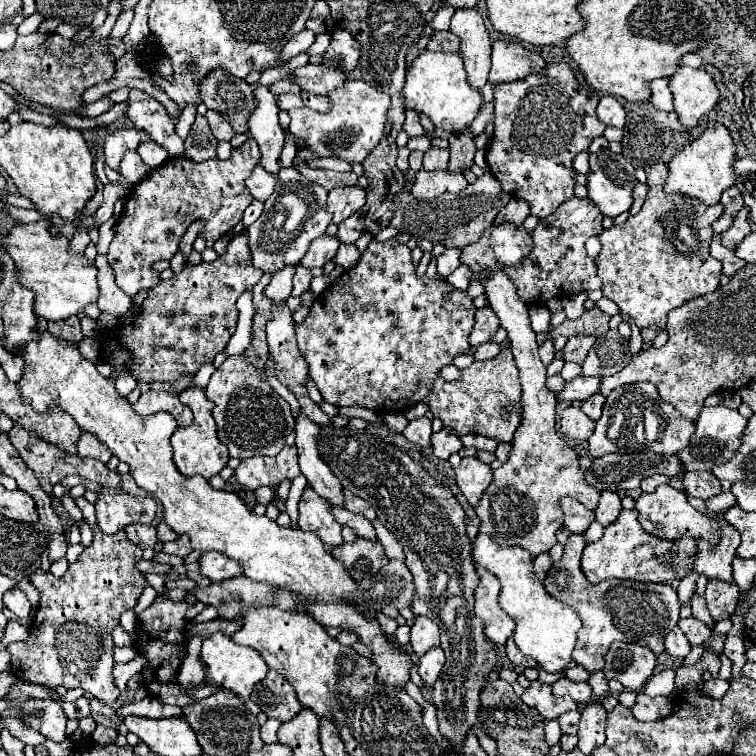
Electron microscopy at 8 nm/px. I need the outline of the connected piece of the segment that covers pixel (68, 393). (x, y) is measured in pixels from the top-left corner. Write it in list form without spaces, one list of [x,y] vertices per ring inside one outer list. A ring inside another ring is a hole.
[[[43,331],[39,341],[31,341],[21,353],[25,359],[25,375],[19,381],[21,395],[31,401],[35,413],[45,413],[49,407],[59,407],[69,413],[83,433],[93,433],[101,443],[105,443],[111,455],[129,465],[129,473],[137,485],[161,501],[165,523],[179,535],[187,535],[193,549],[199,551],[219,551],[229,559],[243,563],[243,575],[255,581],[267,581],[269,585],[279,585],[293,589],[295,593],[315,597],[309,609],[321,625],[341,627],[345,631],[355,631],[361,635],[361,643],[371,647],[373,661],[379,671],[377,677],[385,685],[403,687],[409,681],[409,669],[413,665],[407,651],[391,647],[387,637],[381,633],[377,621],[365,621],[359,609],[351,609],[339,601],[339,595],[347,589],[355,589],[351,575],[331,557],[331,551],[315,537],[301,529],[279,527],[267,517],[257,517],[247,509],[243,499],[235,493],[217,491],[203,477],[183,477],[171,461],[169,439],[177,429],[175,419],[169,413],[155,413],[141,417],[133,411],[127,399],[123,399],[113,383],[101,377],[95,363],[81,357],[79,349]]]

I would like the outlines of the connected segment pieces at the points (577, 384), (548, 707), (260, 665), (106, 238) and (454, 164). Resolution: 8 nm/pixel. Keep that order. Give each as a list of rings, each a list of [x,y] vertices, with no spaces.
[[[577,377],[573,381],[569,381],[565,385],[565,389],[559,393],[559,401],[567,399],[567,401],[585,401],[587,397],[591,397],[593,393],[599,391],[599,383],[601,377]]]
[[[533,681],[531,687],[523,693],[521,699],[529,707],[535,707],[545,721],[557,719],[565,711],[577,709],[577,703],[573,703],[569,697],[555,697],[551,693],[551,687],[549,685],[543,685],[539,681]]]
[[[213,633],[209,635],[205,641],[203,641],[203,647],[201,647],[201,655],[203,655],[203,661],[207,663],[207,675],[221,687],[233,691],[235,695],[239,695],[241,699],[249,699],[253,687],[265,679],[269,667],[265,665],[263,657],[251,649],[251,647],[241,647],[237,643],[231,641],[231,637],[223,635],[223,633]]]
[[[115,217],[109,219],[107,223],[103,223],[103,225],[99,227],[99,243],[97,243],[97,251],[99,251],[101,255],[107,253],[107,247],[109,247],[109,243],[111,243],[113,233],[115,233]]]
[[[469,131],[459,133],[457,137],[449,137],[449,171],[451,173],[463,173],[465,169],[471,169],[473,155],[475,155],[475,141],[469,135]]]

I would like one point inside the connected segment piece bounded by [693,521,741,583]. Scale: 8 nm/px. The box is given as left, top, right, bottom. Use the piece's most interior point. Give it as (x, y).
(715, 564)

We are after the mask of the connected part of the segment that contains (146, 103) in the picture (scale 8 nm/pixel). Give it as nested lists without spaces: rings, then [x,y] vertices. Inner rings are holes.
[[[131,89],[125,115],[135,129],[145,131],[155,143],[163,145],[171,157],[183,155],[183,139],[175,133],[175,121],[169,117],[165,105],[141,89]]]

